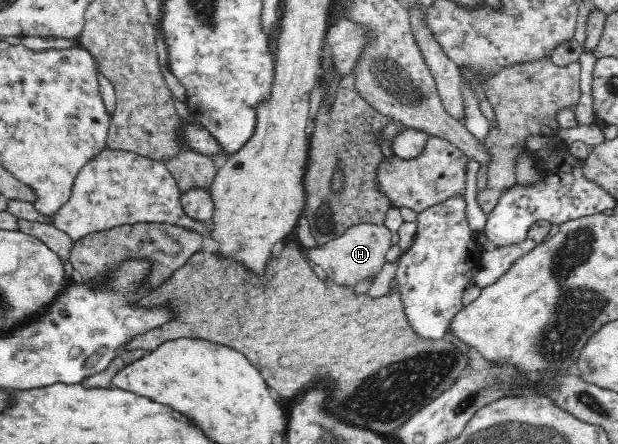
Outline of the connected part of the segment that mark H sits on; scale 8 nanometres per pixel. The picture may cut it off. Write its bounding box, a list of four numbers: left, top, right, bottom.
[303,222,392,286]

